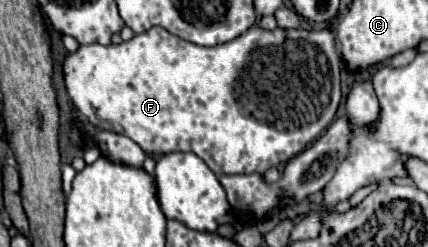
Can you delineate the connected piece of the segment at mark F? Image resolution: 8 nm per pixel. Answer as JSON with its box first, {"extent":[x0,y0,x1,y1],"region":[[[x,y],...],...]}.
{"extent":[63,26,341,176],"region":[[[153,26],[151,30],[133,36],[127,42],[121,44],[87,44],[87,46],[79,46],[75,52],[67,54],[65,62],[63,62],[63,78],[66,86],[67,94],[71,104],[77,108],[79,114],[83,114],[87,118],[87,122],[91,122],[95,128],[99,130],[111,130],[111,132],[119,132],[129,136],[133,142],[137,142],[147,154],[169,154],[169,152],[195,152],[217,176],[219,174],[263,174],[265,170],[269,170],[271,166],[281,168],[283,164],[287,164],[293,156],[297,156],[307,144],[311,144],[317,136],[321,136],[325,132],[325,128],[331,124],[331,120],[335,118],[335,112],[339,108],[341,102],[341,86],[339,86],[339,54],[335,50],[335,38],[329,30],[261,30],[259,26],[251,26],[245,34],[237,36],[231,42],[225,44],[217,44],[211,48],[205,46],[197,46],[193,42],[187,42],[171,32],[167,32],[161,26]]]}

